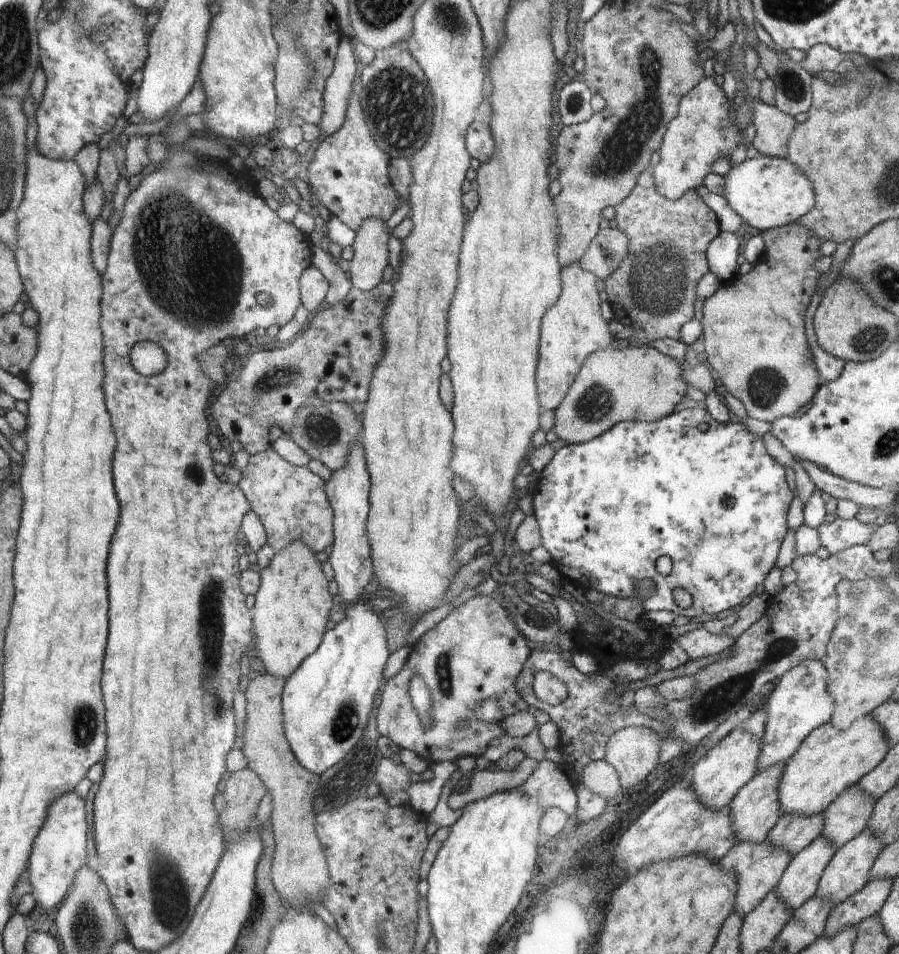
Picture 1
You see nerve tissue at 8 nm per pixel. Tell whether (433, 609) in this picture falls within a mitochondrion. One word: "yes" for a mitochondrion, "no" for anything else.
no

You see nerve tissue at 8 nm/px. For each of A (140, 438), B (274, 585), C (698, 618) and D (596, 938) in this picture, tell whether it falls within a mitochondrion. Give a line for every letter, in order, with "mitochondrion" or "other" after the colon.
A: other
B: other
C: other
D: other

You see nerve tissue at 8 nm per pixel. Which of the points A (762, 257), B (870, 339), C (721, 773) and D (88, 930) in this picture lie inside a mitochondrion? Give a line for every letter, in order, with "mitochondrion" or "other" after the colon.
A: other
B: mitochondrion
C: other
D: mitochondrion

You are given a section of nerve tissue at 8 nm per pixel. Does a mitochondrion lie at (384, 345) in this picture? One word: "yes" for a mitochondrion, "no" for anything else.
no

